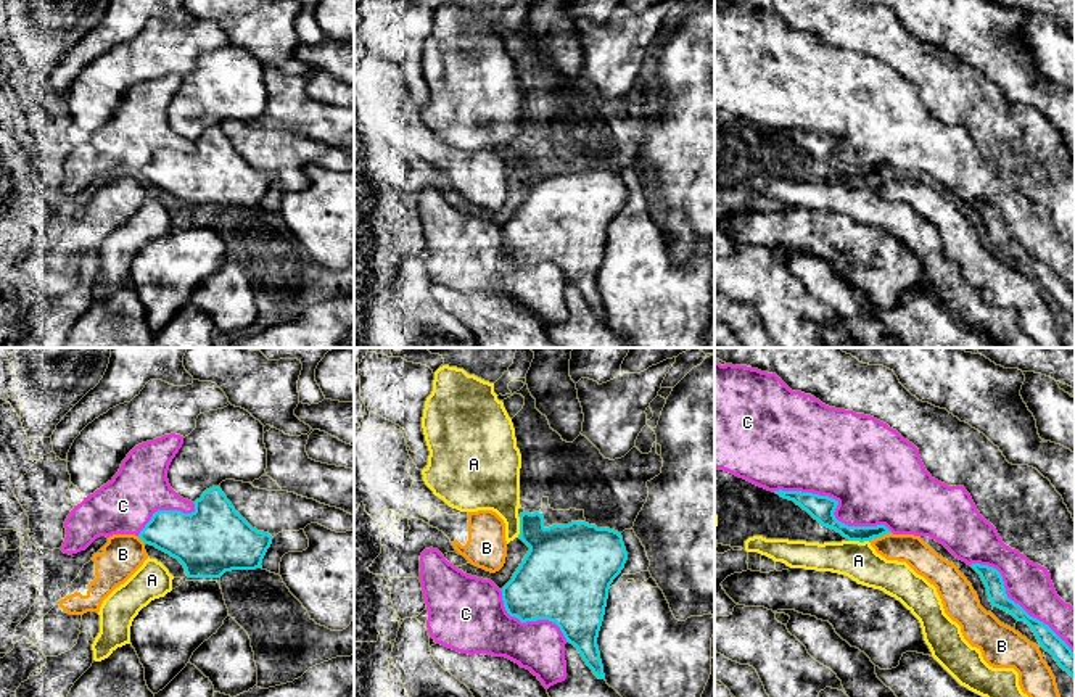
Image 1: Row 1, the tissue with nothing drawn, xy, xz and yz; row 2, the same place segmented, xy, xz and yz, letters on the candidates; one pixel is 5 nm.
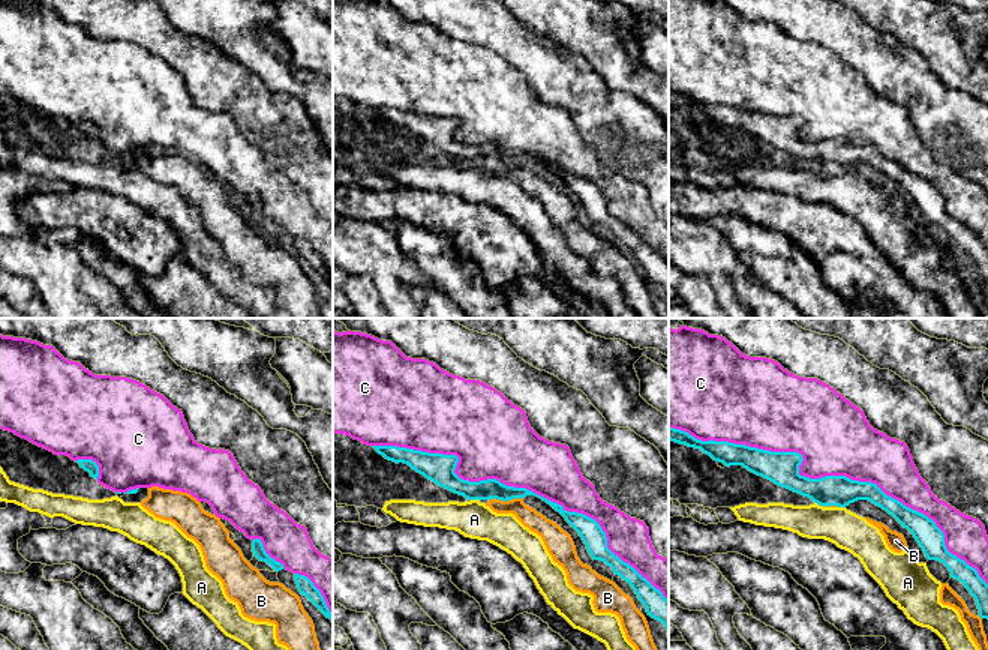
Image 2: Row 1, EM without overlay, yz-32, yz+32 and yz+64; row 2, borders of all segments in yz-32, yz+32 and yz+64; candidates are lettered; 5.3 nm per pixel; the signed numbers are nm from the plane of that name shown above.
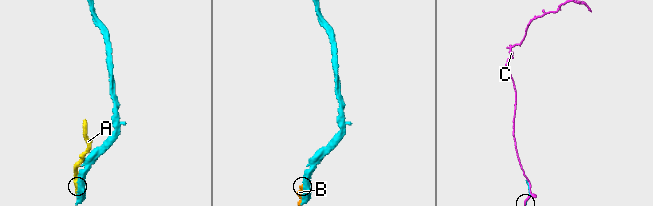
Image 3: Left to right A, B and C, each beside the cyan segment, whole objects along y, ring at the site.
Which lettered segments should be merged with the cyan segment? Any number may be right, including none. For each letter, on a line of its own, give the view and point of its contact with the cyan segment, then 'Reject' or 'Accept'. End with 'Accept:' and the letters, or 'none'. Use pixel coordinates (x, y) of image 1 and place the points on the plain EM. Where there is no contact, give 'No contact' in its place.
A: Touches cyan at xz (520, 166). Reject
B: Touches cyan at yz (882, 174). Reject
C: Touches cyan at yz (837, 144). Reject
Accept: none

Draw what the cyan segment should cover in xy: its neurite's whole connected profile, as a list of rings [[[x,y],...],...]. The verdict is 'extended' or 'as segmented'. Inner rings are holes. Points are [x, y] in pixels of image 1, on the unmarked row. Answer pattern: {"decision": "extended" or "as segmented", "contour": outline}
{"decision": "as segmented", "contour": [[[220,126],[206,129],[192,153],[158,150],[138,177],[177,198],[188,217],[220,217],[232,209],[262,208],[272,175],[253,167]]]}

